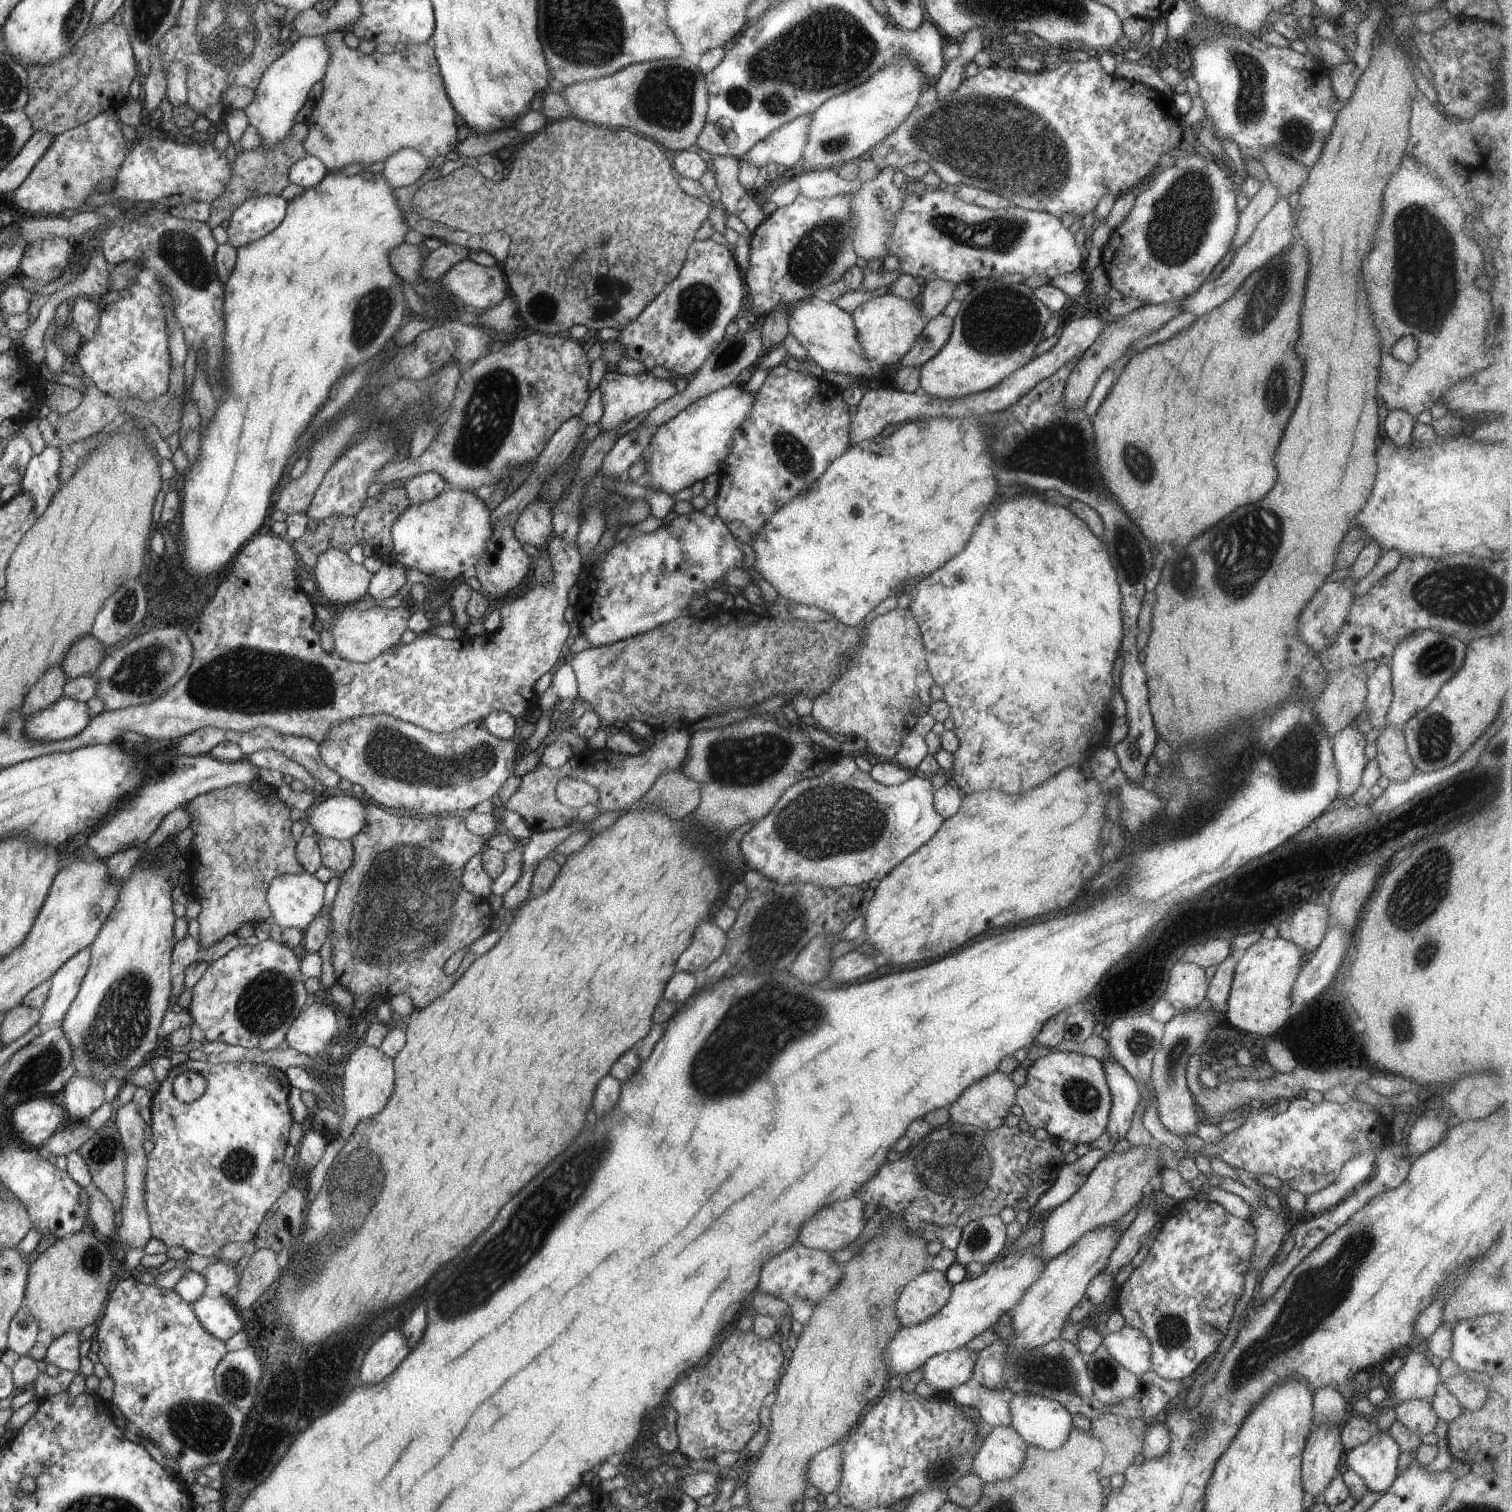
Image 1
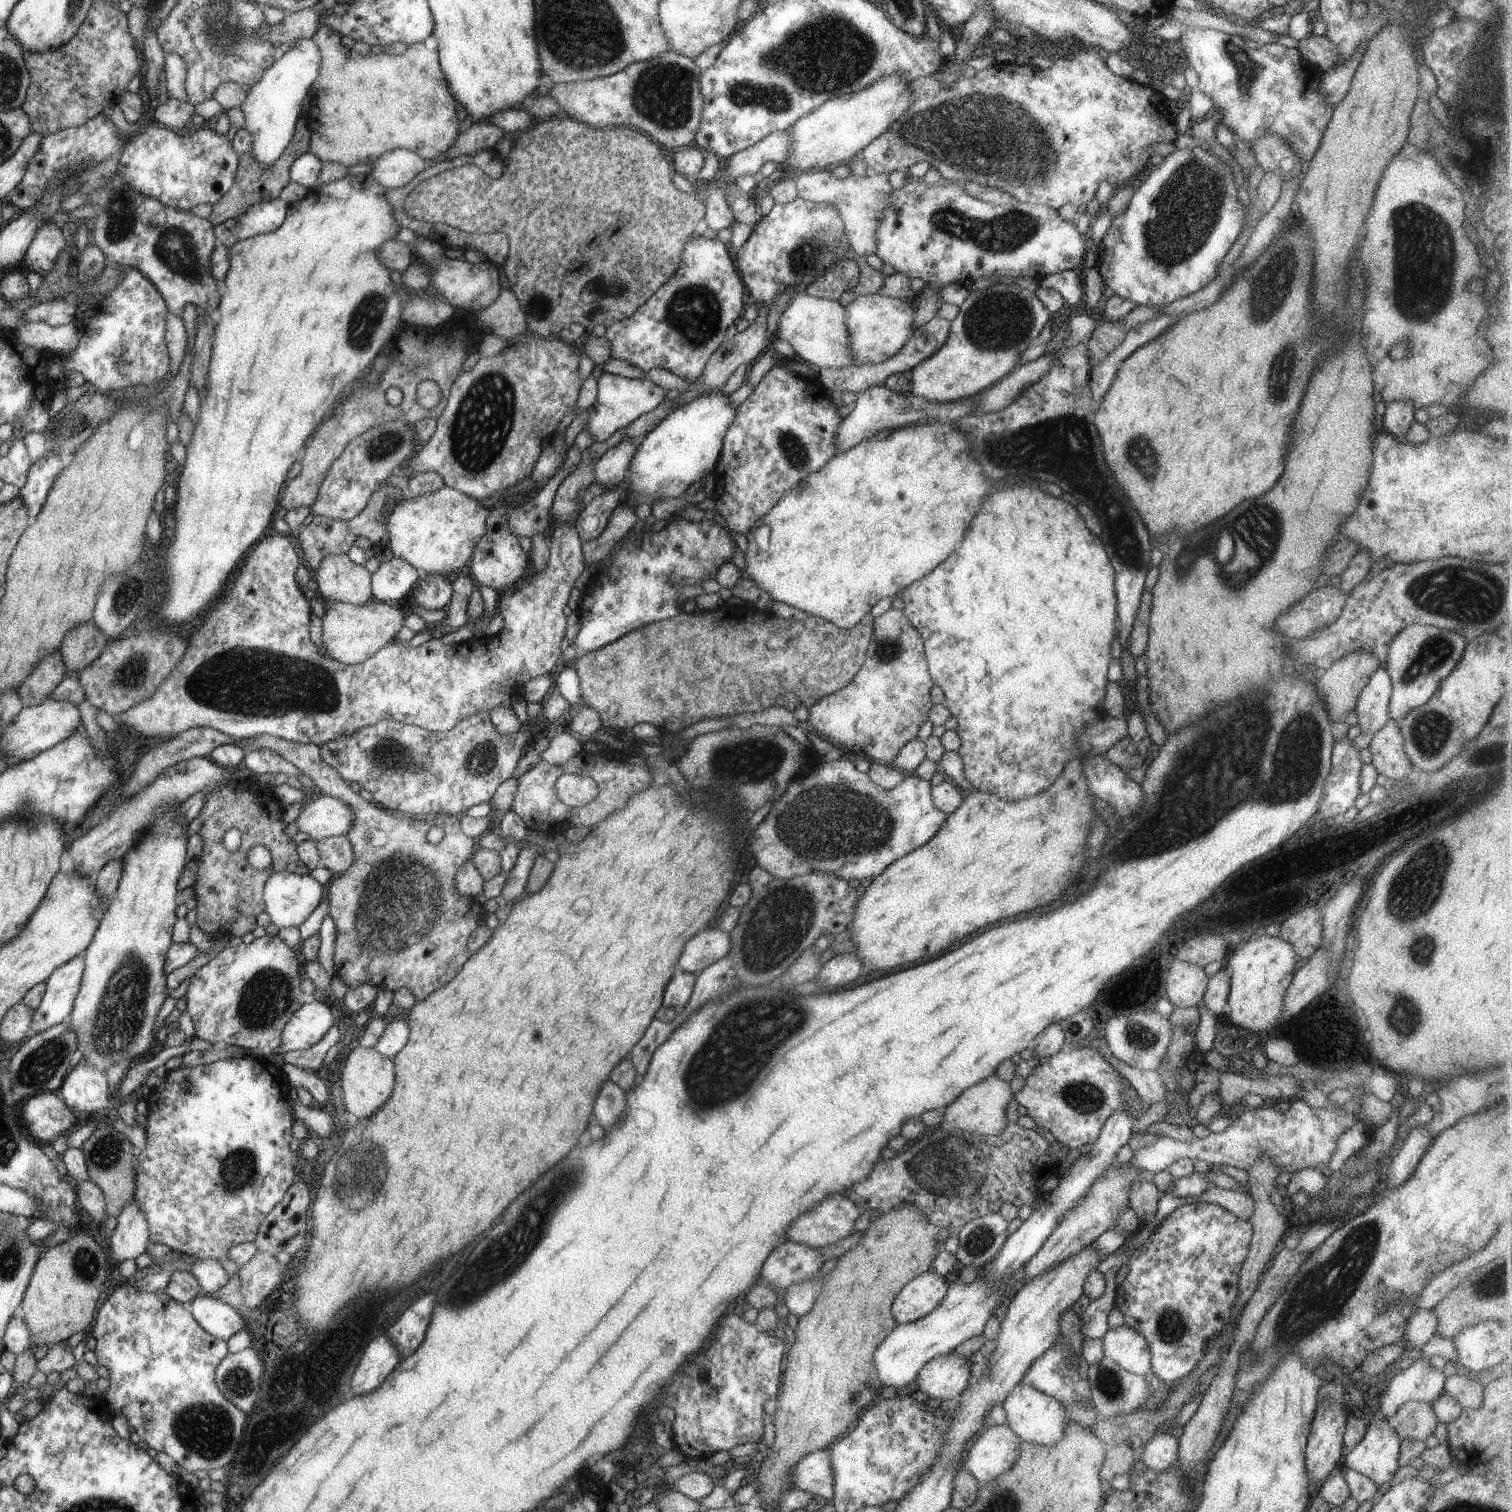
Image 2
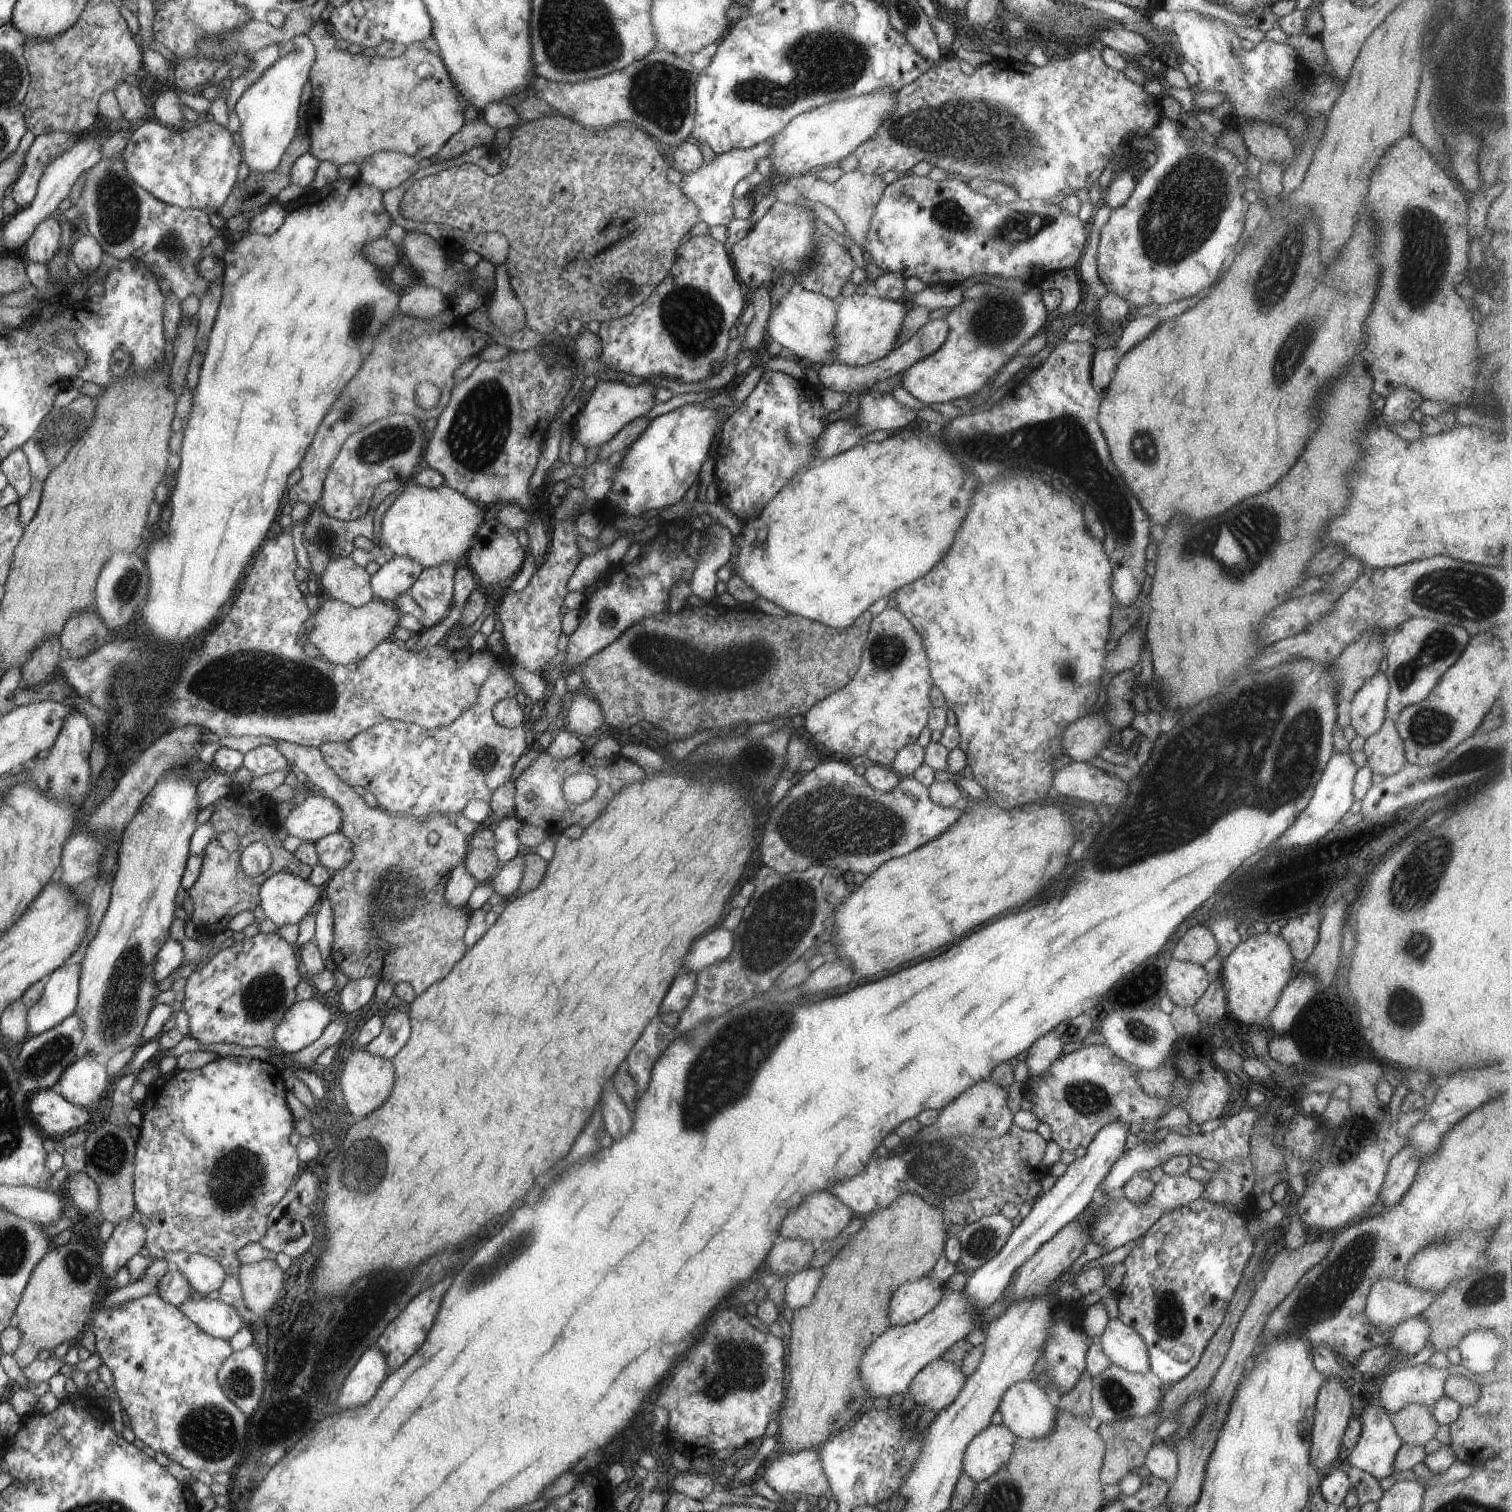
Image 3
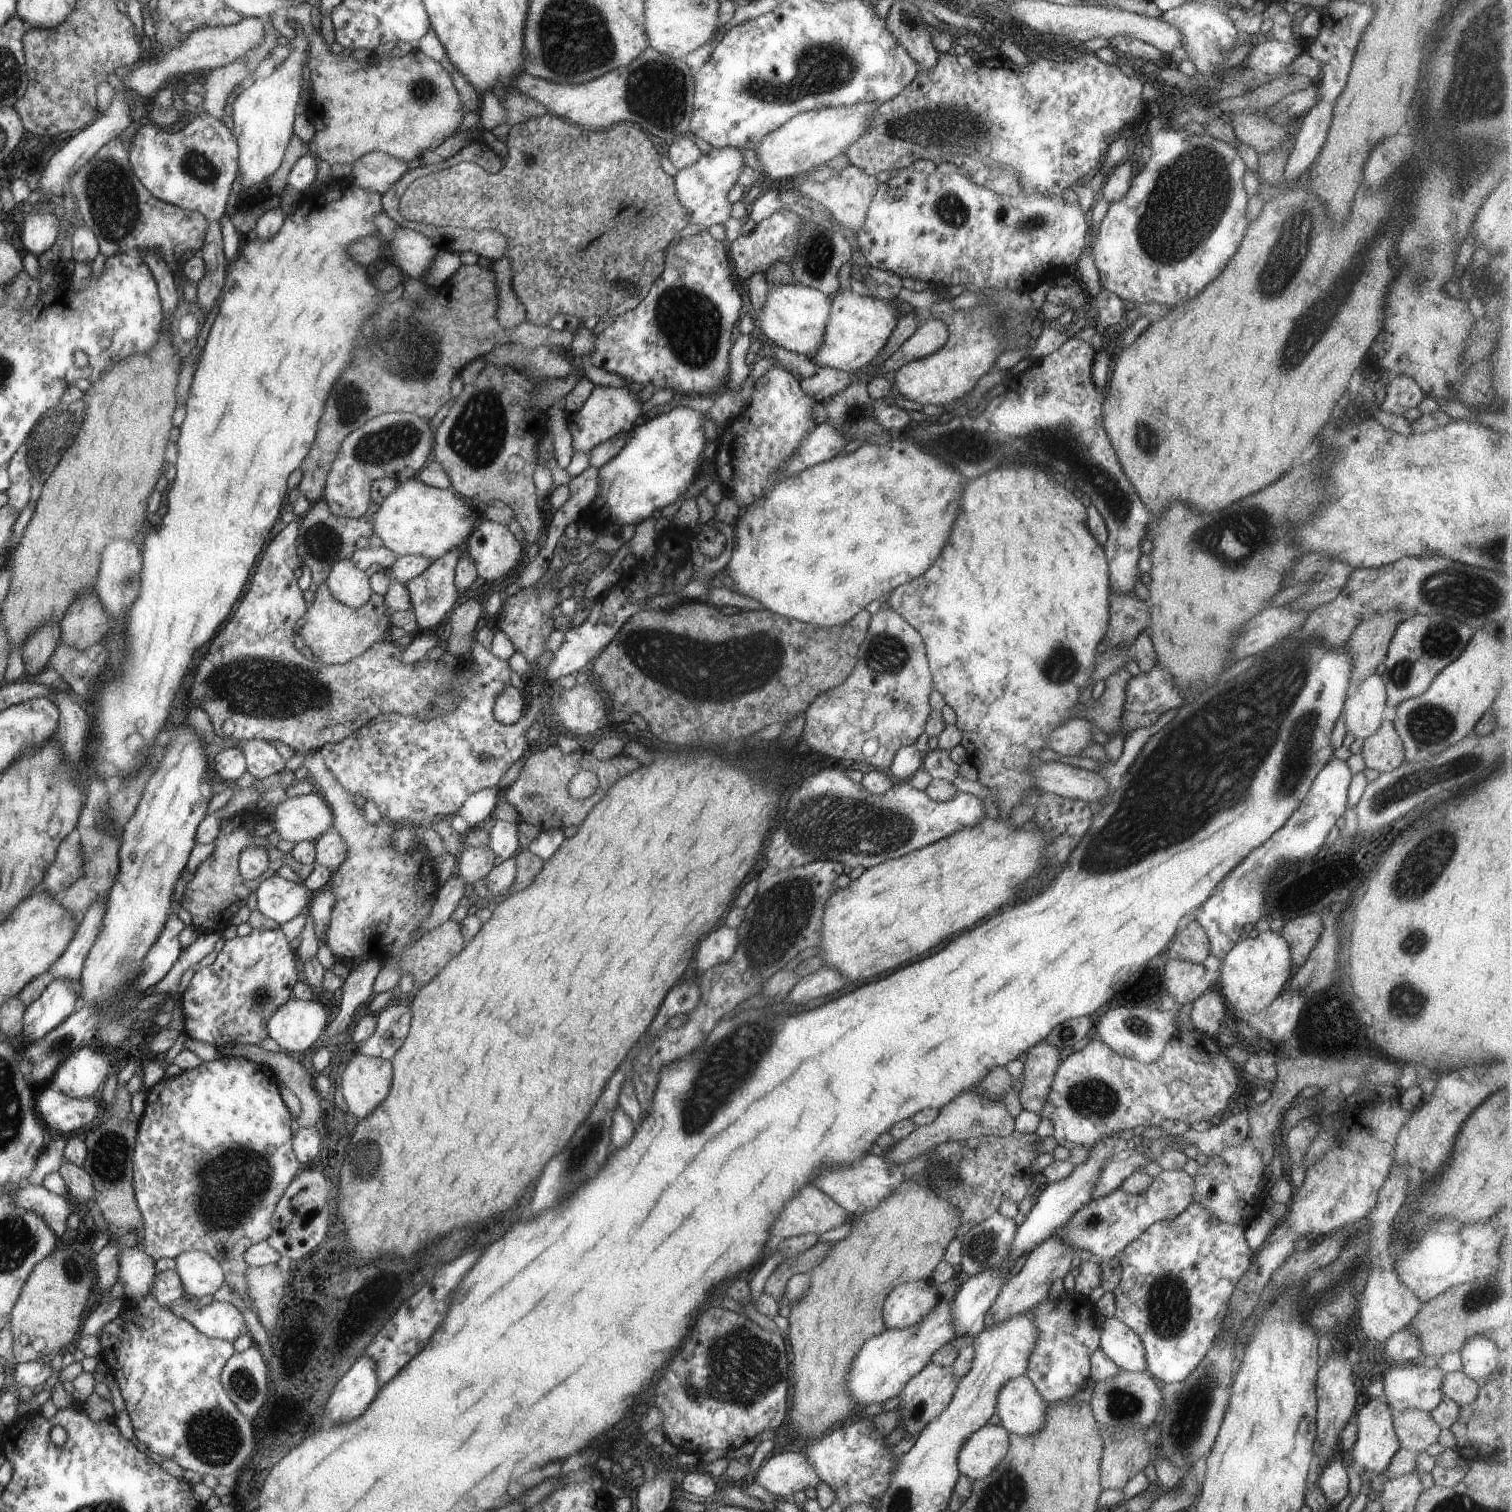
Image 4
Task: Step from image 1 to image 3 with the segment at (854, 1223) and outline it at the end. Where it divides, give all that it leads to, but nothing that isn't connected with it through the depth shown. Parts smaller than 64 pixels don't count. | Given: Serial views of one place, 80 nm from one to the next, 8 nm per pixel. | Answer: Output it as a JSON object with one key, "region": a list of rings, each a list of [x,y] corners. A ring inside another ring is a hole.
{"region":[[[828,1191],[816,1192],[790,1212],[782,1222],[782,1236],[785,1239],[799,1239],[810,1242],[815,1249],[838,1237],[848,1226],[854,1212],[842,1204]]]}

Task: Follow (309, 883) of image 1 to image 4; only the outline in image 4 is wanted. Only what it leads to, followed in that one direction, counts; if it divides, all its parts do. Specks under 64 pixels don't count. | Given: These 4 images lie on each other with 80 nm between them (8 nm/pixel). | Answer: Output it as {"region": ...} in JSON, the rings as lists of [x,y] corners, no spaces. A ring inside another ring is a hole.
{"region":[[[275,875],[258,886],[256,898],[258,911],[282,926],[306,913],[312,892],[304,883],[296,884]]]}

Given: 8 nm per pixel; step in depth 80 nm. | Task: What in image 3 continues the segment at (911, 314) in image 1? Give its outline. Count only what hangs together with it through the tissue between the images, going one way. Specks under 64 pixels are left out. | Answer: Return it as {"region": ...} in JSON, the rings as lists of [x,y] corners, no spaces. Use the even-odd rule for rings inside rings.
{"region":[[[868,293],[841,296],[837,302],[836,324],[834,324],[834,338],[836,338],[834,358],[840,364],[860,367],[888,356],[897,348],[900,328],[908,308],[909,304],[905,300],[886,300]]]}

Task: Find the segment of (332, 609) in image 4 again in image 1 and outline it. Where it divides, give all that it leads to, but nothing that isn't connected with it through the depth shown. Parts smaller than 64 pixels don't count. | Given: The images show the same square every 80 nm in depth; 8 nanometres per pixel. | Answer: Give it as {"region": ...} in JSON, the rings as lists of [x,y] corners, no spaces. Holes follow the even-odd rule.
{"region":[[[404,604],[400,608],[380,608],[378,605],[365,611],[359,610],[356,606],[335,606],[334,609],[336,612],[337,610],[342,612],[338,614],[334,624],[326,624],[334,635],[333,652],[355,663],[370,662],[380,657],[382,653],[386,653],[386,650],[392,651],[400,642],[400,636],[406,630],[406,622],[412,616],[412,612],[404,608]]]}

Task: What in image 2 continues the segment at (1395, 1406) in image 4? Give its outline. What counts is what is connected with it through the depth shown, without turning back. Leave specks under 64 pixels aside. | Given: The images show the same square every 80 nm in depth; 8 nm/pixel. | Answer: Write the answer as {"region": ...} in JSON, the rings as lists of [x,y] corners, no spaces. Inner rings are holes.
{"region":[[[1416,1358],[1406,1370],[1390,1374],[1380,1398],[1380,1415],[1393,1421],[1398,1408],[1409,1401],[1434,1403],[1444,1392],[1446,1376],[1427,1359]]]}

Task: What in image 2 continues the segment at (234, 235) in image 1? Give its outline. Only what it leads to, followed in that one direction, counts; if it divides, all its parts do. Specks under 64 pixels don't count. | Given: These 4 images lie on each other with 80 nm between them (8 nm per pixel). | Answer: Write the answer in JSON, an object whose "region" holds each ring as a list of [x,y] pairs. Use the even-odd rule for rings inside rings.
{"region":[[[280,197],[261,202],[239,214],[231,231],[238,241],[256,237],[262,233],[273,233],[280,229],[289,214],[289,205]]]}

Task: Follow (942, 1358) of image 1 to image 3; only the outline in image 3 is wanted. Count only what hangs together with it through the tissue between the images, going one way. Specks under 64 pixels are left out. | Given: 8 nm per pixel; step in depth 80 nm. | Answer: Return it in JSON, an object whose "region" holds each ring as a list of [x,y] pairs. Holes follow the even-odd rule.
{"region":[[[936,1359],[914,1376],[914,1379],[908,1386],[907,1392],[910,1392],[913,1396],[915,1405],[922,1406],[922,1412],[927,1410],[942,1411],[944,1408],[950,1406],[958,1397],[962,1386],[964,1386],[964,1382],[966,1382],[966,1378],[964,1372],[960,1370],[960,1365],[944,1359]]]}

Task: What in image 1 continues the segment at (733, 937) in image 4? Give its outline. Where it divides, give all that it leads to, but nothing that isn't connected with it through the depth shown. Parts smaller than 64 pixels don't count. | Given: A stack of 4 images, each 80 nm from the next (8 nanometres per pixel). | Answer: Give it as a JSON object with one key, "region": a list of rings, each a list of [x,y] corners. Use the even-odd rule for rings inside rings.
{"region":[[[699,922],[693,934],[693,942],[677,962],[677,969],[694,974],[696,970],[704,970],[721,954],[727,943],[726,933],[714,922]]]}

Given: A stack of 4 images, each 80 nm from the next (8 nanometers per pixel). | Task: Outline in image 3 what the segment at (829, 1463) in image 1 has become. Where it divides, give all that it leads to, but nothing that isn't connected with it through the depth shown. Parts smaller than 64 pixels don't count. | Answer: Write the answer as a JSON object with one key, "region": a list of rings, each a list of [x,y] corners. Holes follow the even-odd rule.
{"region":[[[818,1450],[798,1452],[798,1454],[780,1454],[779,1458],[770,1460],[765,1469],[764,1482],[778,1495],[787,1493],[812,1494],[826,1496],[830,1504],[835,1500],[830,1492],[820,1454]]]}

